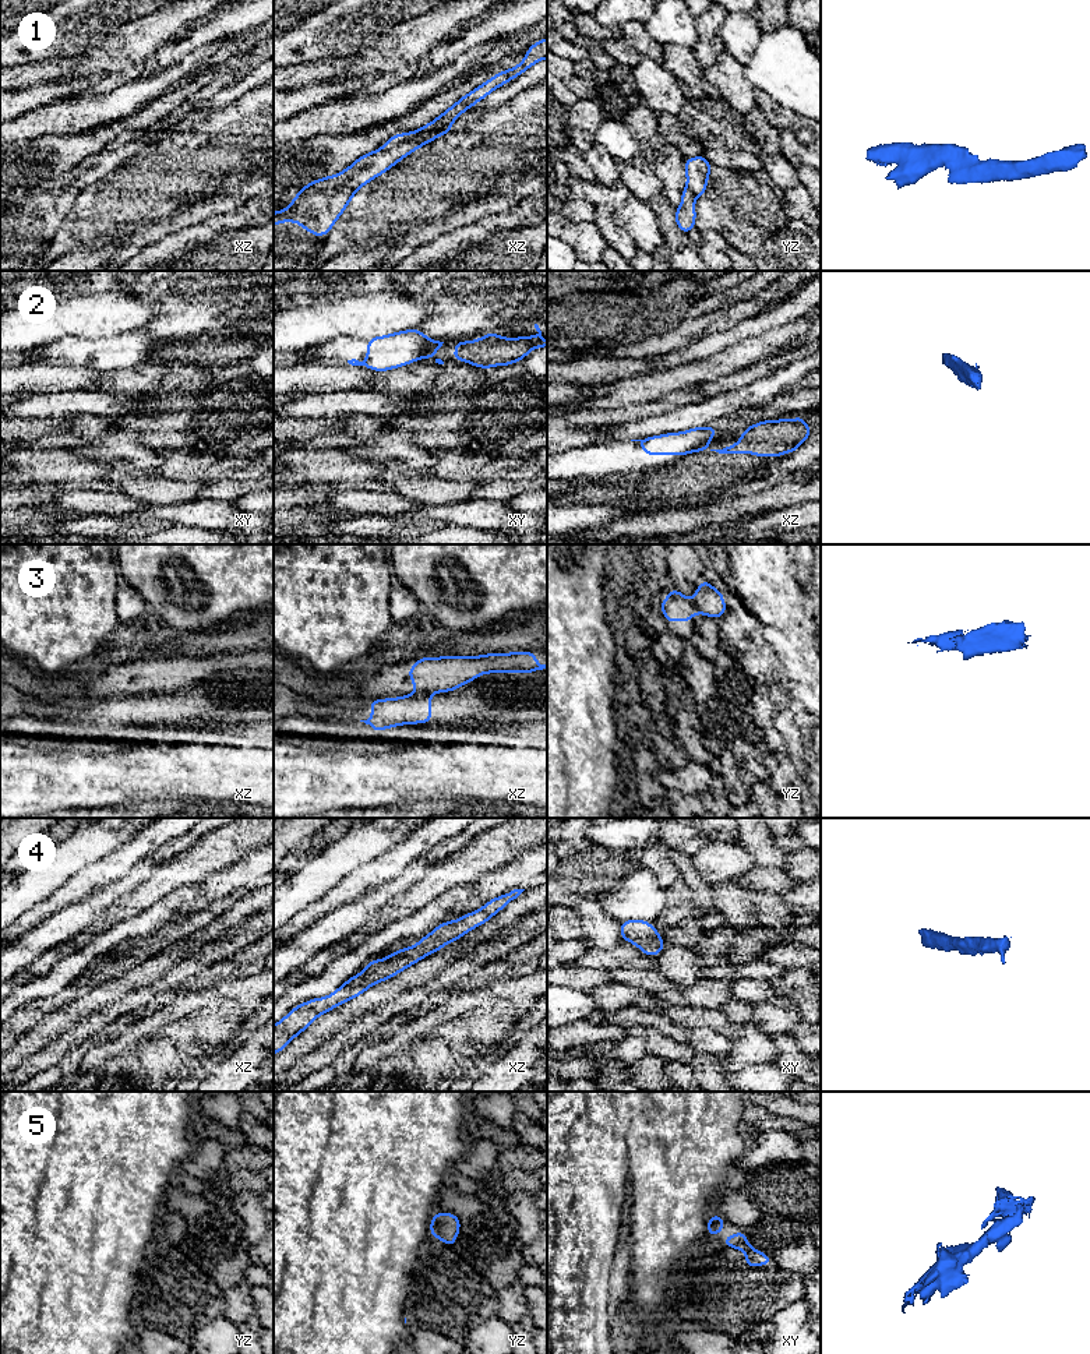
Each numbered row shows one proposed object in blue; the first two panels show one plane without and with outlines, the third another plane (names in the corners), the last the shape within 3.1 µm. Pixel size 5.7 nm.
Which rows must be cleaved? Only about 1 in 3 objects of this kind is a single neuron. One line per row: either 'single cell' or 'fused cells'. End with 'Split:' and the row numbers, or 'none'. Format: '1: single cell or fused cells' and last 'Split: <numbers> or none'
1: fused cells
2: fused cells
3: fused cells
4: single cell
5: single cell
Split: 1, 2, 3

